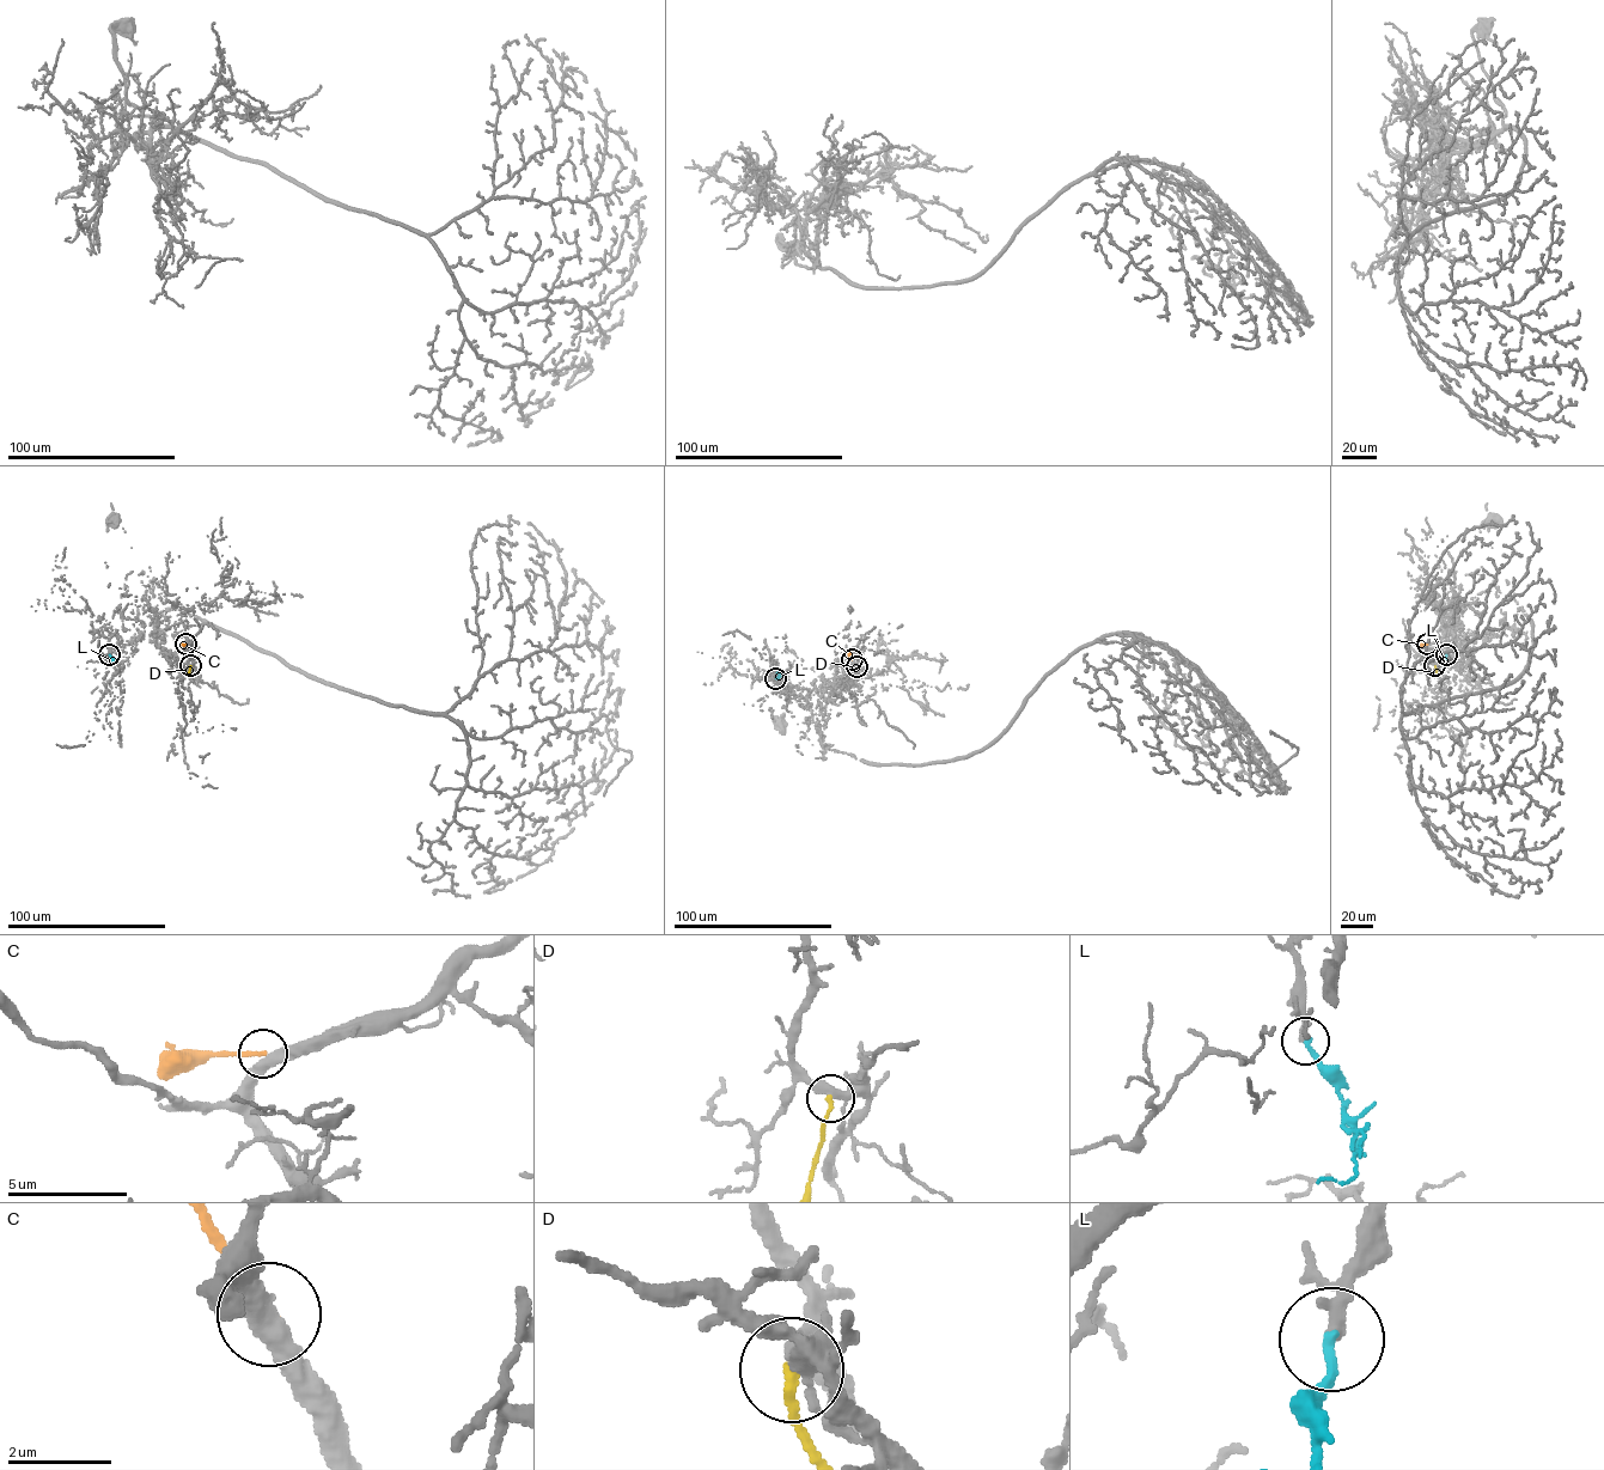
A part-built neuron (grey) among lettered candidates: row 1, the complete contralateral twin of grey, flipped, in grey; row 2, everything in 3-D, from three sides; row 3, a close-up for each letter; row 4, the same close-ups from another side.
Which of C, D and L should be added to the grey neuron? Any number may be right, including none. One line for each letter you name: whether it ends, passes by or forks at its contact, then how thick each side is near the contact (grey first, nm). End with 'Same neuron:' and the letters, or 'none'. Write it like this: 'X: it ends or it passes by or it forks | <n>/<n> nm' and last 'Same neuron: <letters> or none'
L: it ends | 200/200 nm
Same neuron: L

